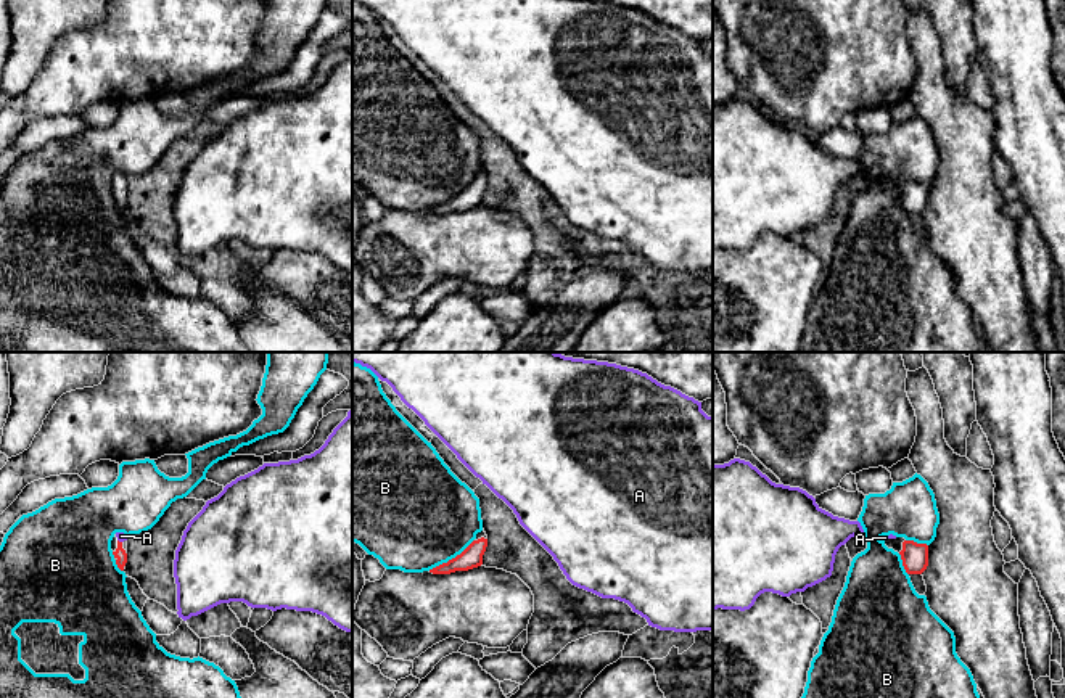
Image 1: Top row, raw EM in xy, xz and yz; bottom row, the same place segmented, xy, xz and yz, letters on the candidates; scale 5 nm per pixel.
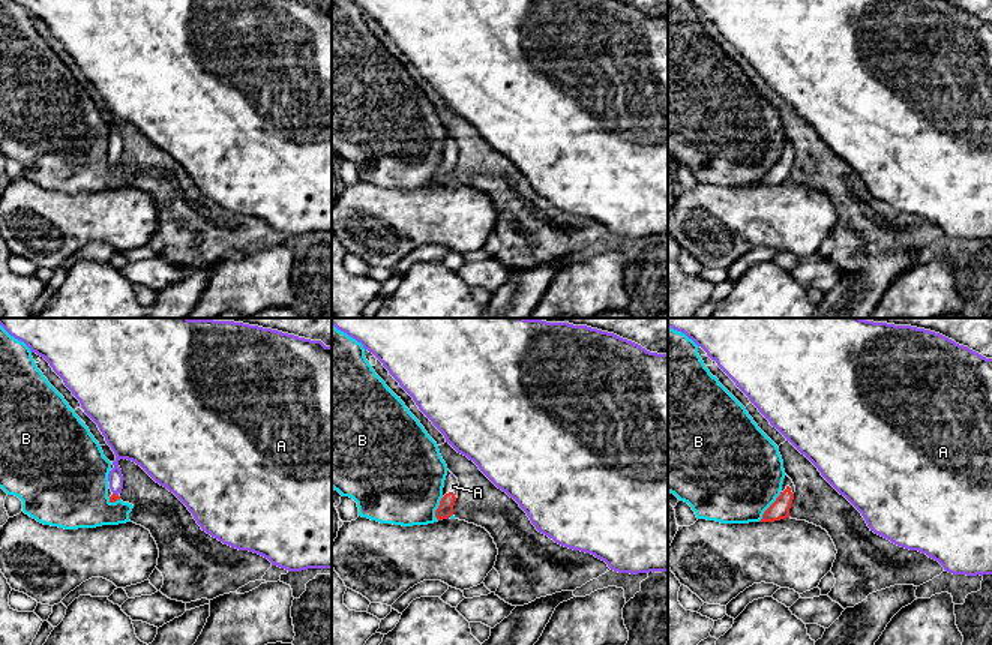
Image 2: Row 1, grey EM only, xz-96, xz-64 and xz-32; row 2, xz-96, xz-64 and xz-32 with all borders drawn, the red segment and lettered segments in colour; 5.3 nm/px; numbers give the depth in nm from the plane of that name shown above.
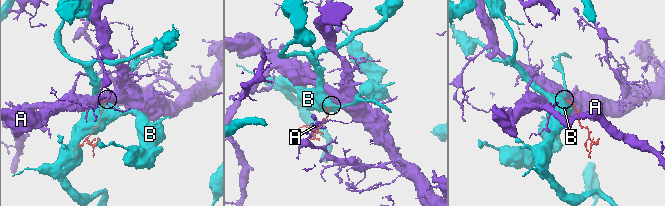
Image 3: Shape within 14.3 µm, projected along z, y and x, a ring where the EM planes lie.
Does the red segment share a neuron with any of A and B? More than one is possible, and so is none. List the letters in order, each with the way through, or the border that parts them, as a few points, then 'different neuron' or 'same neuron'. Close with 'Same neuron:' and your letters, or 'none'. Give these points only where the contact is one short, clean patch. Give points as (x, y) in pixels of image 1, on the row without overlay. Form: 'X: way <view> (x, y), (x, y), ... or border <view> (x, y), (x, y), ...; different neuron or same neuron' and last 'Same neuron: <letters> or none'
A: way xy (119, 193), (118, 180), (121, 176); same neuron
B: different neuron
Same neuron: A

